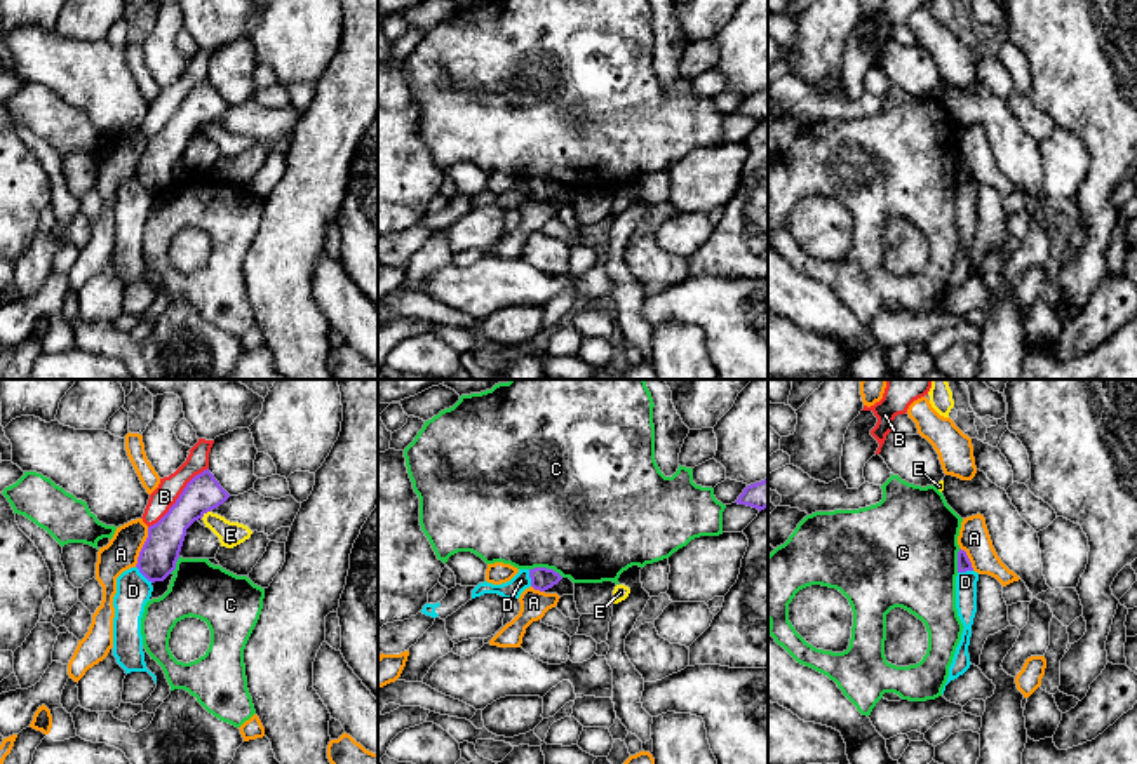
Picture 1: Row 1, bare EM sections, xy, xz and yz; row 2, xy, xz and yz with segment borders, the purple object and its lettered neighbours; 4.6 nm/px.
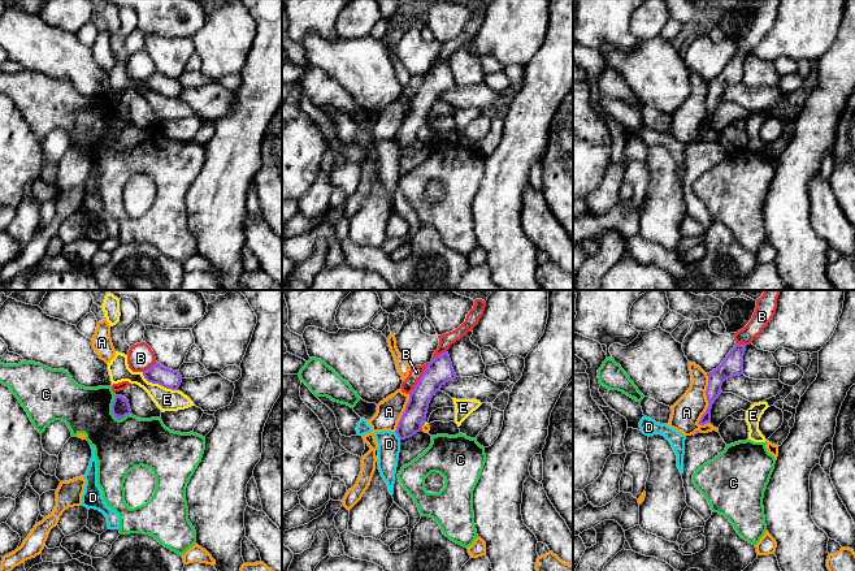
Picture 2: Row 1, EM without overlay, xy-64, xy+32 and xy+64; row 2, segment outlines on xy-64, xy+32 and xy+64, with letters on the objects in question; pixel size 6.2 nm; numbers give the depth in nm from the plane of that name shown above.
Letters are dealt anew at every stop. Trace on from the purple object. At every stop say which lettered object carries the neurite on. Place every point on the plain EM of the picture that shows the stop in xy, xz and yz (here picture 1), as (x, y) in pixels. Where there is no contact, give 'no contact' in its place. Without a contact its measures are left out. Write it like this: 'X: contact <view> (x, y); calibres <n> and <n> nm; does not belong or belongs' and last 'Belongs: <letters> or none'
A: contact xy (143, 157); calibres 180 and 160 nm; does not belong
B: contact xy (180, 107); calibres 170 and 110 nm; belongs
C: contact xz (545, 178); calibres 110 and 500 nm; does not belong
D: contact xy (143, 185); calibres 180 and 160 nm; does not belong
E: contact xy (204, 122); calibres 170 and 120 nm; does not belong
Belongs: B

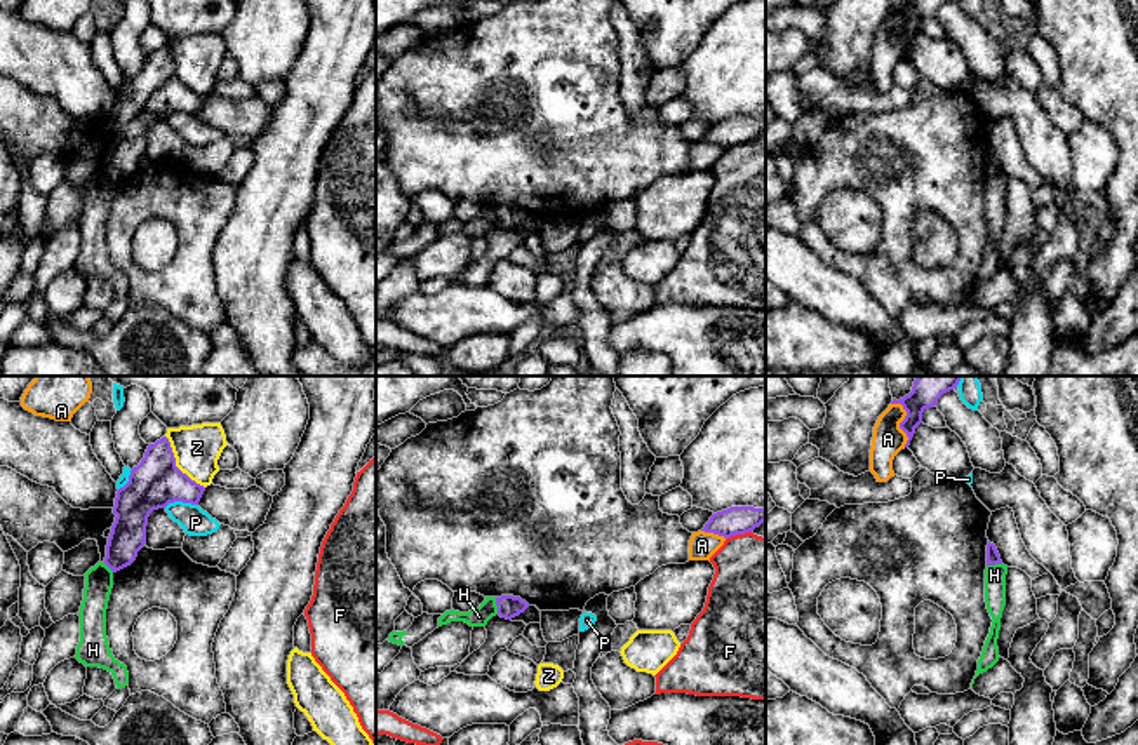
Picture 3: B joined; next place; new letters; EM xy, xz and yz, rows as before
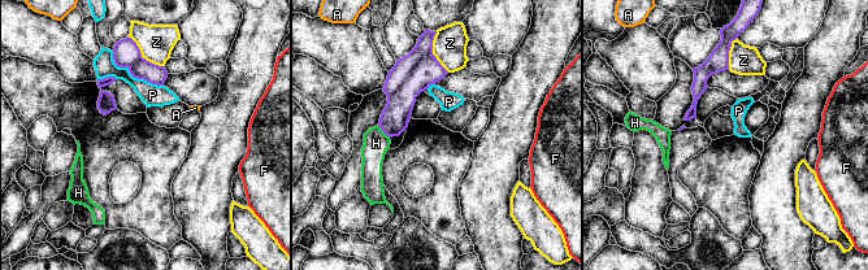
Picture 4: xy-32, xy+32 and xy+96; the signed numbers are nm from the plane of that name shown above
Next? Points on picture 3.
A: contact yz (902, 32); calibres 100 and 150 nm; does not belong
F: contact xz (738, 143); calibres 130 and 420 nm; does not belong
H: contact xz (496, 214); calibres 110 and 90 nm; does not belong
P: contact xy (180, 110); calibres 240 and 130 nm; does not belong
Z: contact xy (174, 75); calibres 240 and 220 nm; does not belong
Belongs: none

